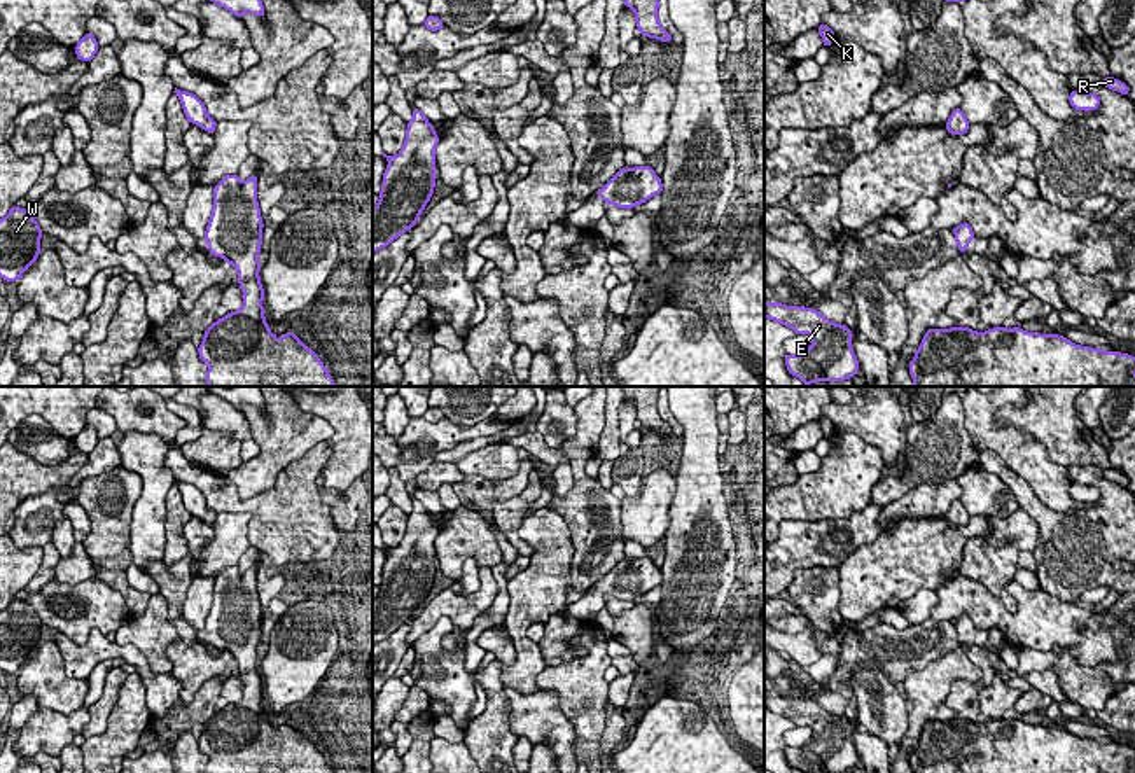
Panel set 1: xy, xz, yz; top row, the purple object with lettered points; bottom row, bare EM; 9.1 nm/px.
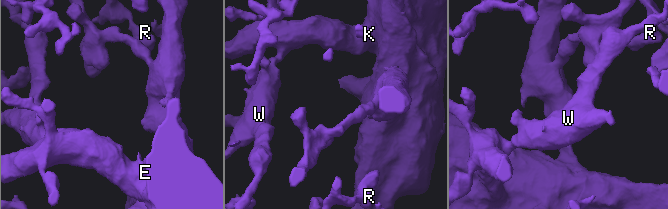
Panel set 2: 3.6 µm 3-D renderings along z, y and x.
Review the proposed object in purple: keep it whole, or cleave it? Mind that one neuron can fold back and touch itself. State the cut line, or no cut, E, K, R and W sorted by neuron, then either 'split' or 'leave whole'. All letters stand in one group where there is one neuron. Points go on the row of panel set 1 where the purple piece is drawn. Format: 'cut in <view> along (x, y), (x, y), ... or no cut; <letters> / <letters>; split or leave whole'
no cut; E K R W; leave whole

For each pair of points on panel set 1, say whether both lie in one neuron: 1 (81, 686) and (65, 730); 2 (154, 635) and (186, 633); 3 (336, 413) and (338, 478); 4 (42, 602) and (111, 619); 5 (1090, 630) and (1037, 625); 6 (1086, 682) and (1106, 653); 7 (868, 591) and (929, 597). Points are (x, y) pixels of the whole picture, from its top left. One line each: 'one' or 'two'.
1: two
2: two
3: one
4: one
5: one
6: two
7: two

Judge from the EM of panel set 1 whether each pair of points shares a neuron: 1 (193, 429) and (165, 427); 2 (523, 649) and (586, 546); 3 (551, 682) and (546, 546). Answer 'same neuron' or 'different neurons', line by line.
1: different neurons
2: different neurons
3: different neurons

